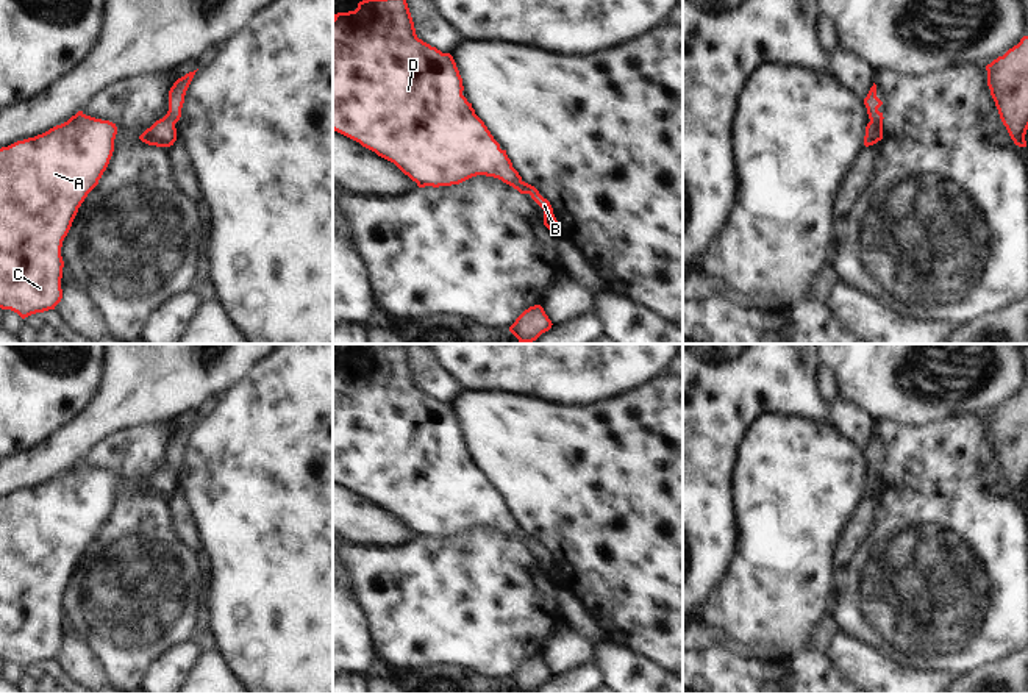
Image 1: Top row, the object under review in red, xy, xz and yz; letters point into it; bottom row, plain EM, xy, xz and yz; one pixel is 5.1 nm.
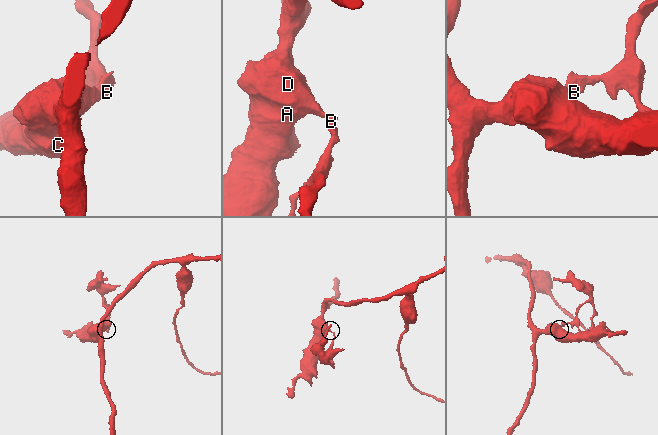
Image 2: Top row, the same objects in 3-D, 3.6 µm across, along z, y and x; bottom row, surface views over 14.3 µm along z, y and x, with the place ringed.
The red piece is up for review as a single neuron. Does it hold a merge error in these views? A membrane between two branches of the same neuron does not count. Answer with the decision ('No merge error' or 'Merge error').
Merge error.

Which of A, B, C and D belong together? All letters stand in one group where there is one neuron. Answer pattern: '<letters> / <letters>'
A C D / B

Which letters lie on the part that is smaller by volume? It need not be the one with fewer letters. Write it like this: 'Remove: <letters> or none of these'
Remove: B

